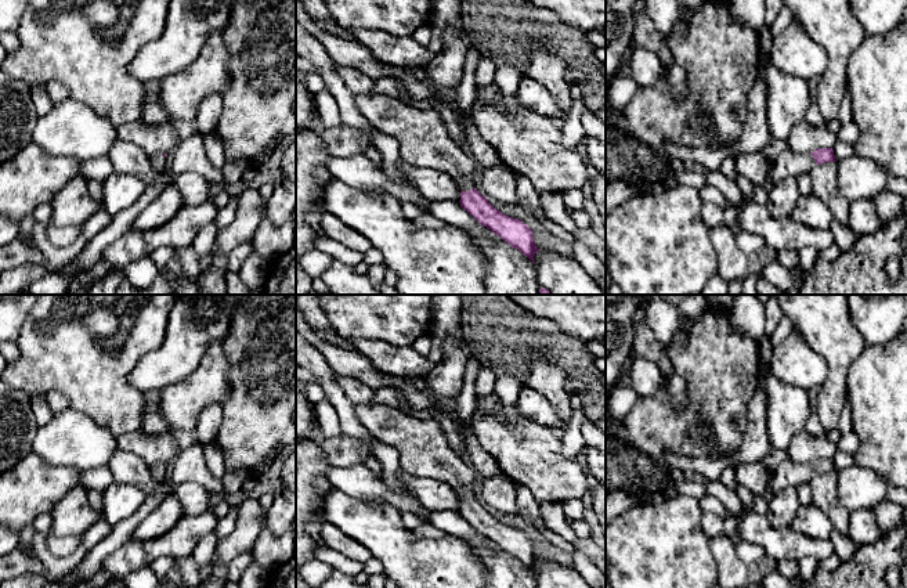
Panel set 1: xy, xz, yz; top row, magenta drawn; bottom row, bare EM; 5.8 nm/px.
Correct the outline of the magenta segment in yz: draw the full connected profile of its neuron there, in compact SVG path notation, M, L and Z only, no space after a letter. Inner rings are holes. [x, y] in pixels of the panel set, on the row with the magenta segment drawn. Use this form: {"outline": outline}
{"outline": "M819 148L810 154L783 151L772 166L772 183L778 184L787 177L798 178L801 174L809 173L816 165L825 162L836 162L832 148Z"}

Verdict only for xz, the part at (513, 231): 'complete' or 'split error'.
split error

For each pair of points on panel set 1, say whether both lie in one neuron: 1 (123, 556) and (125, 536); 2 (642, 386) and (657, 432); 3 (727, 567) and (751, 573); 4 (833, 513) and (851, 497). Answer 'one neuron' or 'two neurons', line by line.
1: two neurons
2: two neurons
3: one neuron
4: two neurons

